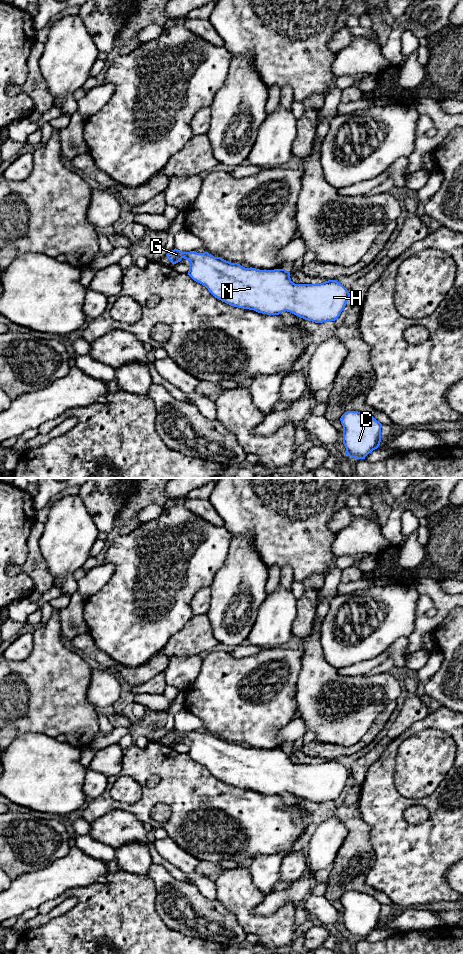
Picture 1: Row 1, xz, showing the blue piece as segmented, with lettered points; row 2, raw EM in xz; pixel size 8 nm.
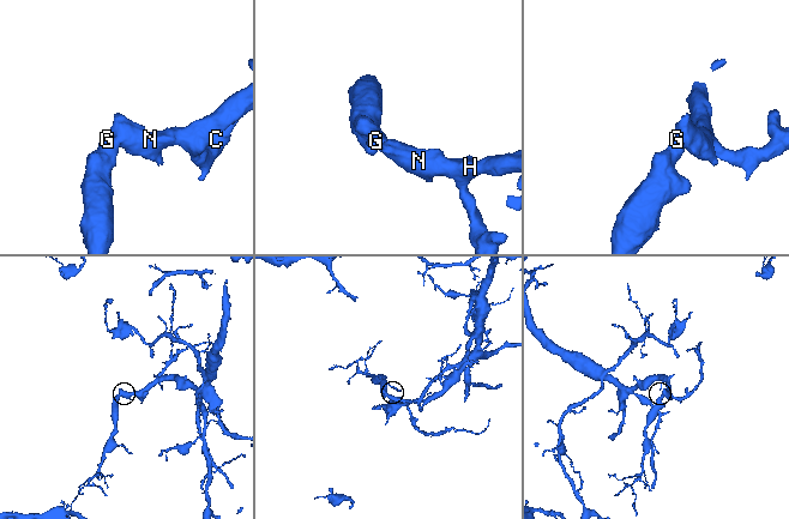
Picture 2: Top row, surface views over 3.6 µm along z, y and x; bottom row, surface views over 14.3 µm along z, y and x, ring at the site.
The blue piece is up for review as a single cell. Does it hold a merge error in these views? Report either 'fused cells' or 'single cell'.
single cell

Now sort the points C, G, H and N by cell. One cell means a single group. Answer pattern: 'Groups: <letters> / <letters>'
Groups: C G H N

